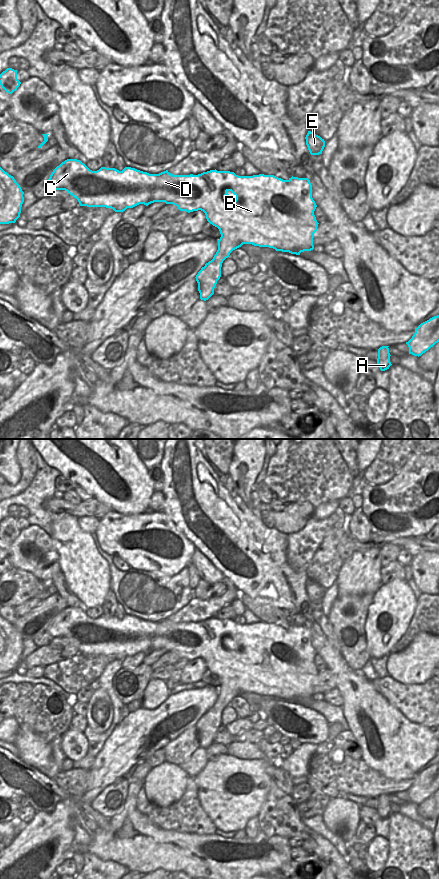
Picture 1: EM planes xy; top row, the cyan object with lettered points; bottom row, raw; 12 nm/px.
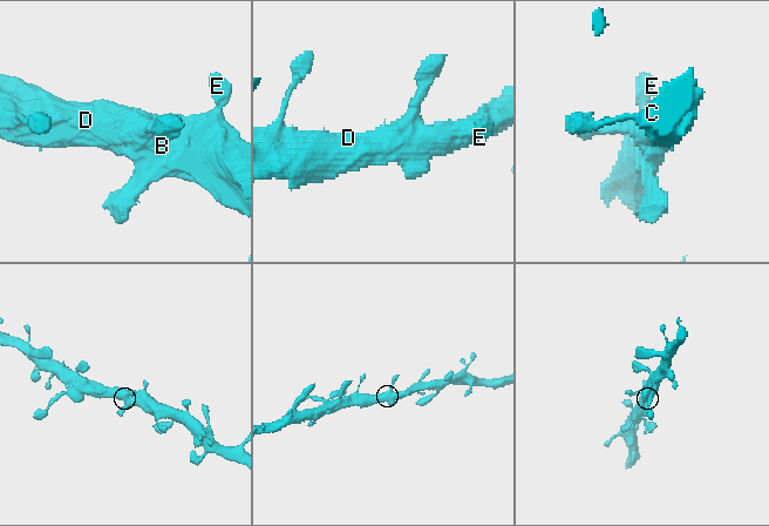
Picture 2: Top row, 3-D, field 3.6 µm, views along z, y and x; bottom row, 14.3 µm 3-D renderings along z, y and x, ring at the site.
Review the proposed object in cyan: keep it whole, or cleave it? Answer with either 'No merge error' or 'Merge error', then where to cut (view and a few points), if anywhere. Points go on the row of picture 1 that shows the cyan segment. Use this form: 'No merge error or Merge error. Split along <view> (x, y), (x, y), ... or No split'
No merge error. No split

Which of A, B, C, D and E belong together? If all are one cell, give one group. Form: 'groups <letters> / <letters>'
groups A B C D E

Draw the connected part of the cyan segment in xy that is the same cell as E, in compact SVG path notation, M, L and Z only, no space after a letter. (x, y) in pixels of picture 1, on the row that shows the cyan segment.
M308 131L306 137L306 145L311 155L322 154L325 147L325 141L320 136Z

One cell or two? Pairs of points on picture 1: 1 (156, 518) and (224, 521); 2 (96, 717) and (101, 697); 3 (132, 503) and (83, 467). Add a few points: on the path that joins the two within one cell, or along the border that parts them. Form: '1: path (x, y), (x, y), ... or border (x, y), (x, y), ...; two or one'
1: border (159, 511), (162, 511), (186, 536); two
2: path (100, 712), (100, 702); one
3: path (119, 499), (109, 495), (96, 480); one

